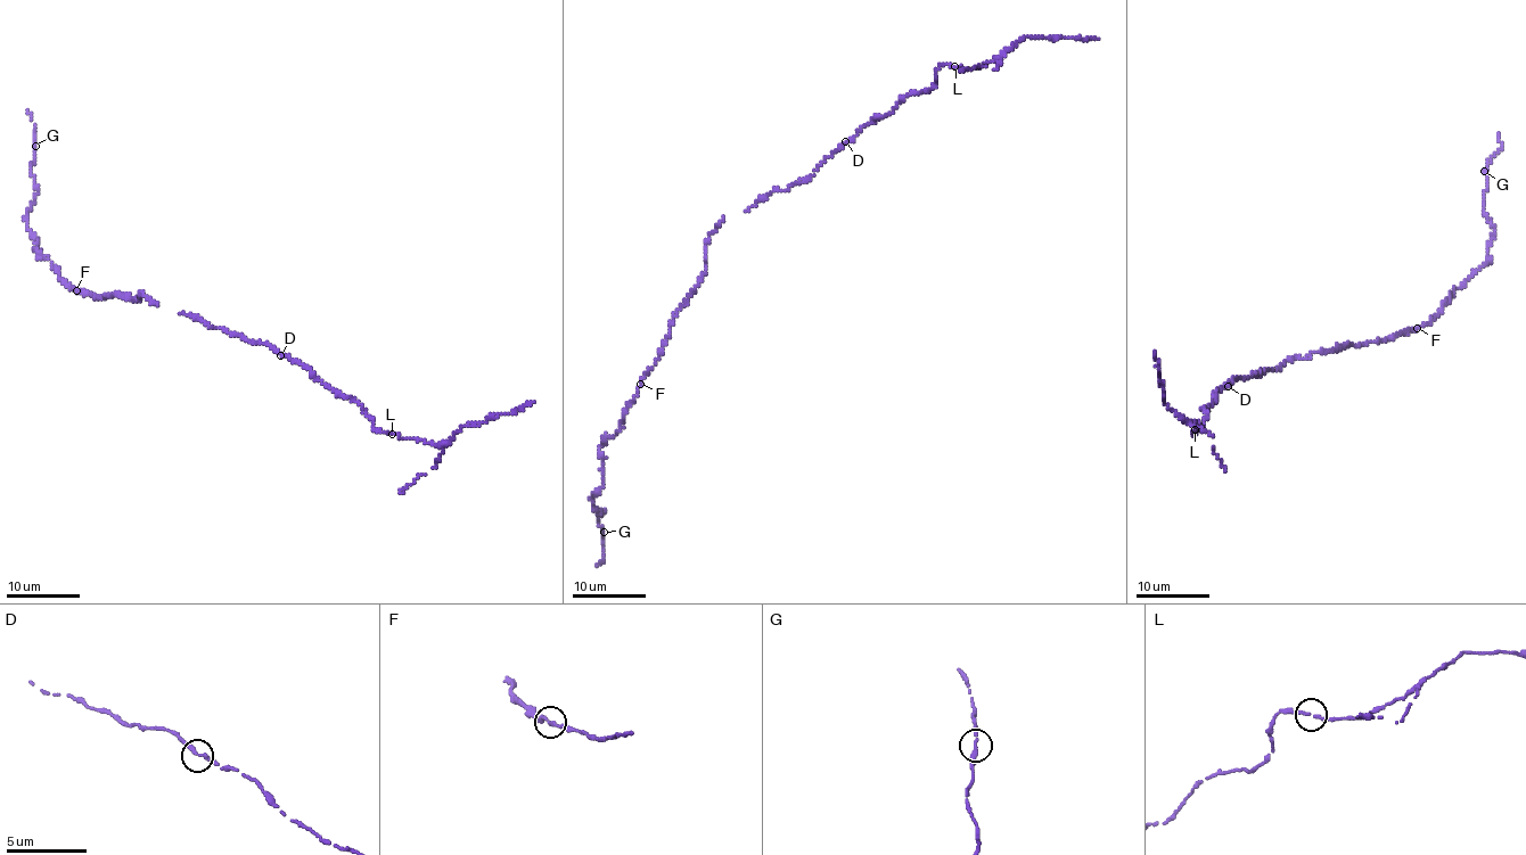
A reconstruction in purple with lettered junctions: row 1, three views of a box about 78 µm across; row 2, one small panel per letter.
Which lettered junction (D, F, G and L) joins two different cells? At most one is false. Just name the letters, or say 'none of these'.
none of these

